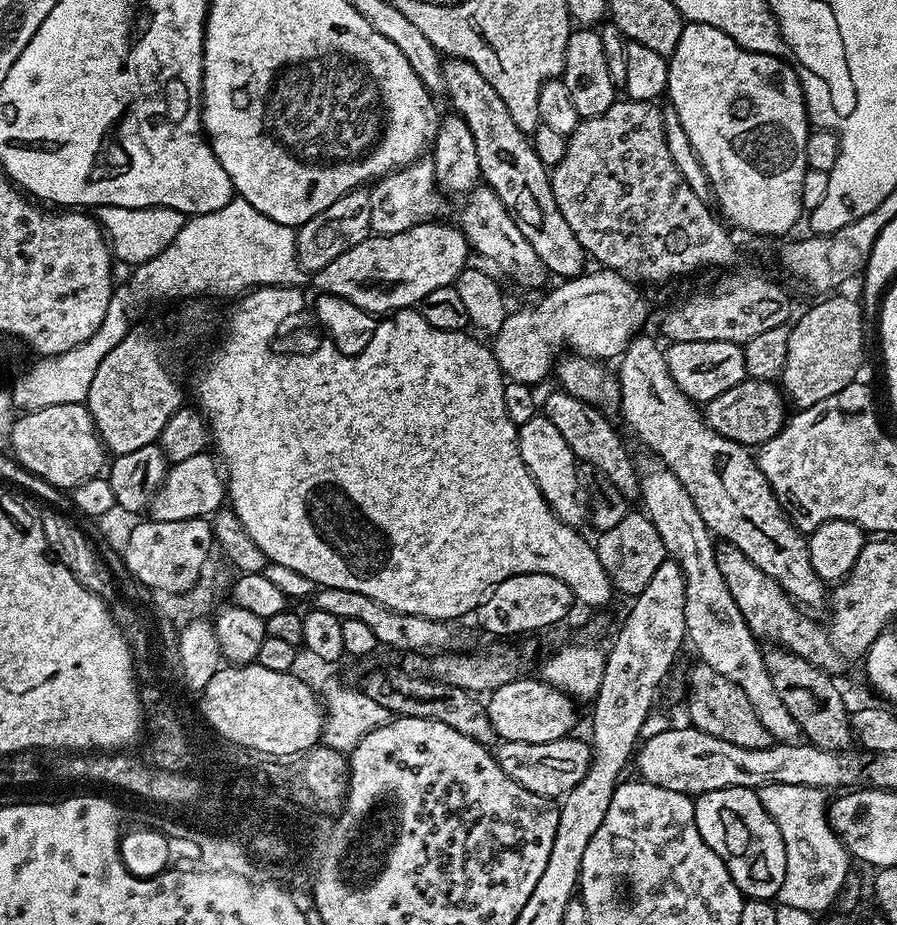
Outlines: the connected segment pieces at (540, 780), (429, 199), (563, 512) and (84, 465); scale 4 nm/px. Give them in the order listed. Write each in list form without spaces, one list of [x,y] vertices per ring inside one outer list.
[[[565,738],[541,744],[500,740],[495,745],[494,755],[498,766],[502,766],[506,775],[514,778],[518,786],[526,786],[526,790],[539,796],[563,798],[570,790],[574,790],[574,786],[578,786],[578,782],[582,782],[582,778],[586,778],[590,763],[589,741],[572,739]]]
[[[421,158],[412,164],[407,164],[404,168],[393,170],[371,185],[370,222],[372,223],[372,232],[377,236],[393,236],[410,230],[416,224],[431,221],[433,218],[439,217],[436,215],[443,210],[443,198],[445,199],[436,182],[436,166],[431,159]]]
[[[538,414],[530,418],[530,422],[519,425],[516,441],[526,470],[530,470],[538,490],[546,498],[556,517],[573,526],[580,526],[583,520],[585,523],[590,516],[590,504],[585,499],[586,488],[582,480],[580,484],[580,472],[576,469],[578,461],[565,438],[562,438],[561,431],[546,415]]]
[[[87,403],[46,406],[17,415],[12,421],[10,452],[27,472],[61,490],[71,490],[82,482],[97,479],[106,468],[104,441],[96,433]]]

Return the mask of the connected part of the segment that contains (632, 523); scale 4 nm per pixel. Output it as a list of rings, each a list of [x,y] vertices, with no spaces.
[[[629,510],[626,518],[618,522],[618,526],[599,533],[595,537],[594,547],[598,554],[598,562],[602,562],[602,570],[610,578],[613,589],[627,598],[635,598],[642,590],[646,590],[651,576],[658,571],[658,566],[666,559],[664,543],[647,515],[640,510]]]

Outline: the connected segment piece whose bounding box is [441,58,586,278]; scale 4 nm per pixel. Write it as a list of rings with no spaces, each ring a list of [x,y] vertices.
[[[448,58],[441,63],[441,68],[447,99],[452,99],[455,115],[462,117],[474,136],[483,183],[491,188],[502,206],[506,206],[510,218],[514,218],[518,230],[522,230],[526,242],[534,246],[534,254],[538,254],[551,275],[552,272],[560,276],[556,278],[581,275],[585,271],[586,253],[574,230],[566,226],[558,202],[554,202],[552,177],[536,153],[529,133],[518,130],[514,118],[510,118],[510,110],[506,110],[506,102],[498,98],[494,86],[490,86],[470,62]]]

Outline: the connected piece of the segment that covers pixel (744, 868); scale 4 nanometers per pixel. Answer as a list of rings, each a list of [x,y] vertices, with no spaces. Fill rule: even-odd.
[[[723,788],[710,790],[695,797],[698,834],[724,859],[734,886],[750,900],[772,900],[779,897],[782,882],[786,878],[786,846],[782,834],[766,814],[760,794],[754,788]]]

